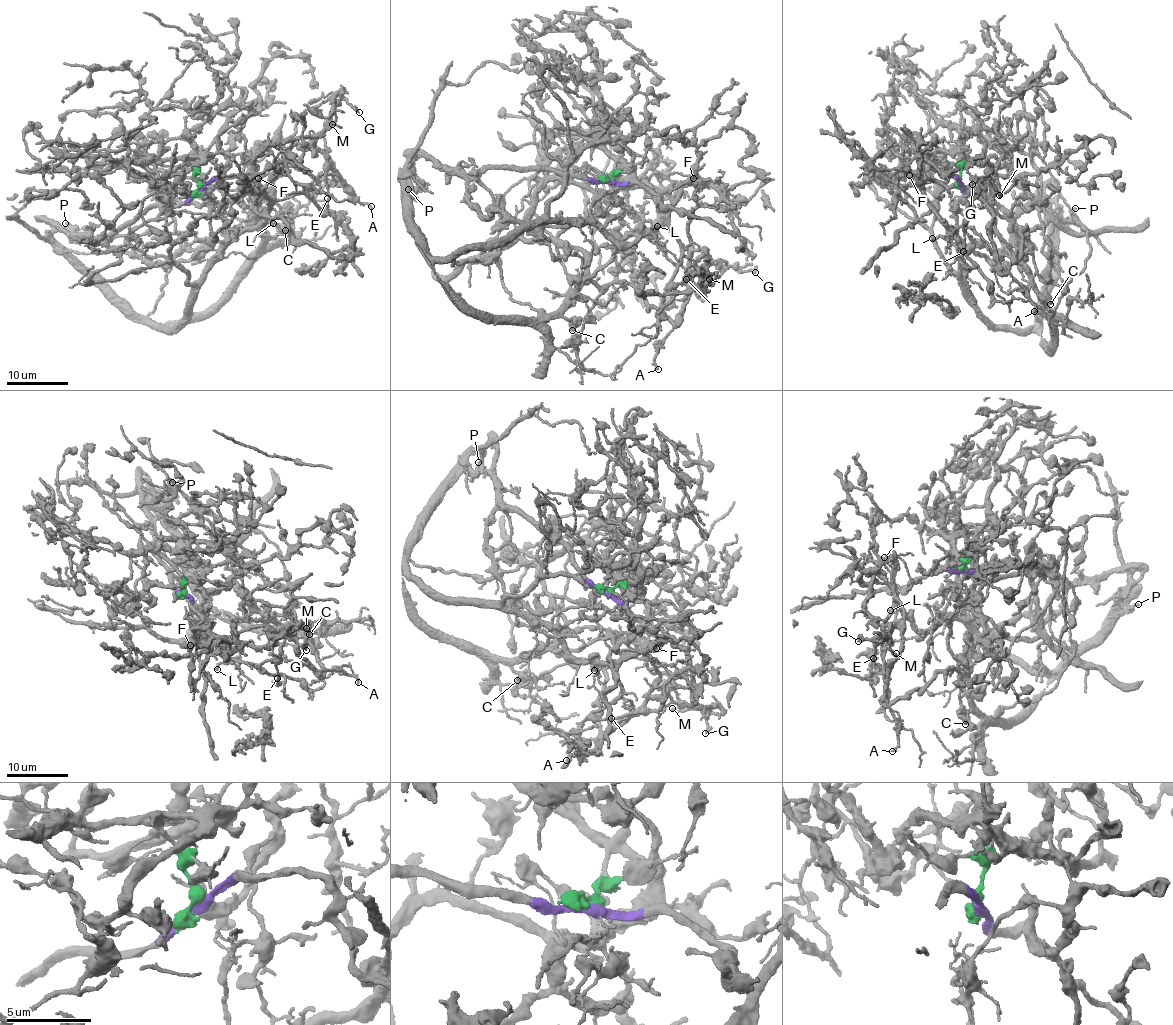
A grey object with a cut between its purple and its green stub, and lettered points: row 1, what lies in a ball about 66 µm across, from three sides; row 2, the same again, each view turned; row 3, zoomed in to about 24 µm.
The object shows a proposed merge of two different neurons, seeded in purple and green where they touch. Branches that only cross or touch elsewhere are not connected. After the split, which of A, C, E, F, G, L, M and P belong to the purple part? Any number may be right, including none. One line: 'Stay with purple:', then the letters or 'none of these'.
Stay with purple: P

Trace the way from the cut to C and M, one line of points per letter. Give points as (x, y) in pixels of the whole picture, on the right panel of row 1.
C: (960, 181), (959, 149), (1003, 164), (1025, 188), (1045, 217), (1014, 235), (1041, 301), (1051, 304)
M: (960, 181), (961, 148), (901, 163), (903, 199), (867, 159), (905, 188), (973, 194), (983, 179), (999, 196)

